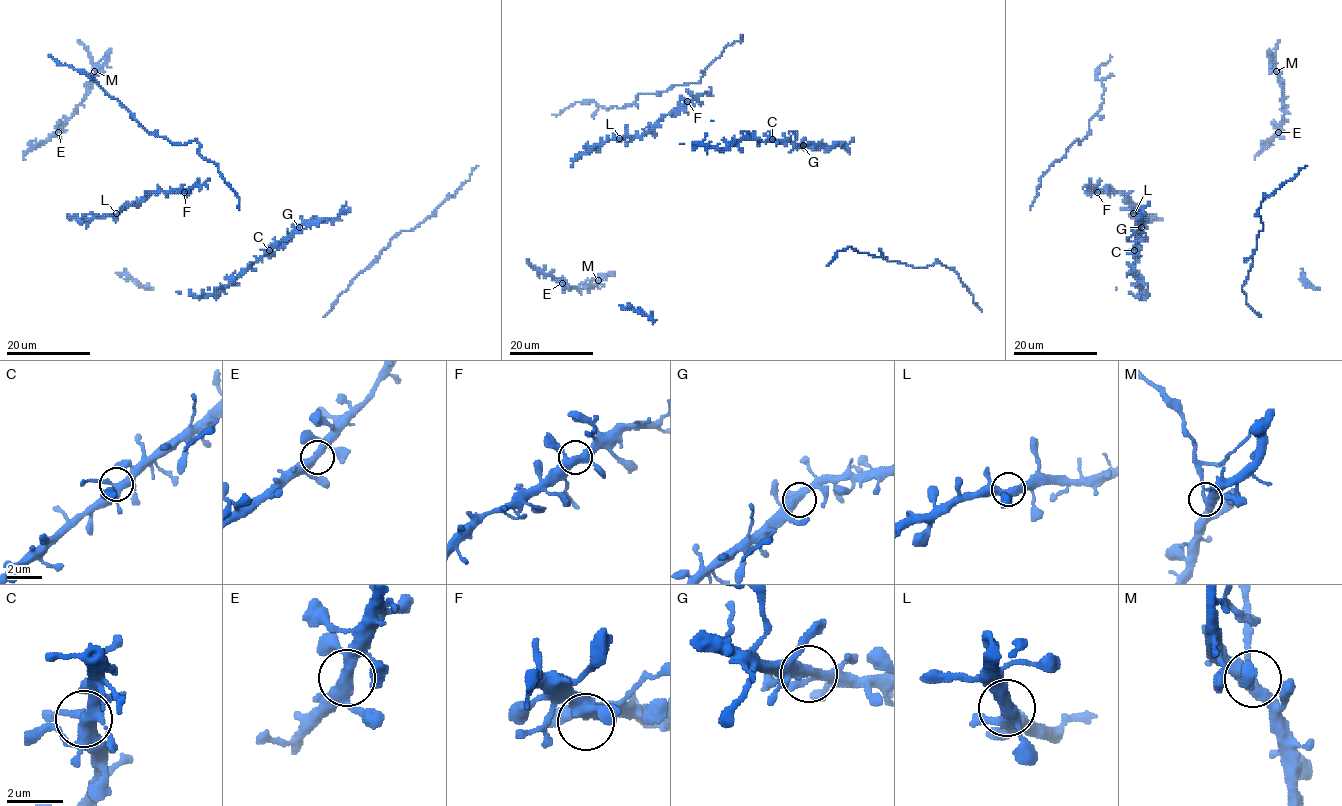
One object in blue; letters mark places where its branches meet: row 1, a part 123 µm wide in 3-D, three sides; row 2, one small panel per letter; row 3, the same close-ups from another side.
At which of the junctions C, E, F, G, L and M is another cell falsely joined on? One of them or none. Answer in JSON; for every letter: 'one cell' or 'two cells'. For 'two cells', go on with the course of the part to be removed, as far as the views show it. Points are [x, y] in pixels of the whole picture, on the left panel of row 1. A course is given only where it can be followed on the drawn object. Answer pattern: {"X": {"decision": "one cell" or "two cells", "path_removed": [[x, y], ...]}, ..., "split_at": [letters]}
{"C": {"decision": "one cell"}, "E": {"decision": "one cell"}, "F": {"decision": "one cell"}, "G": {"decision": "one cell"}, "L": {"decision": "one cell"}, "M": {"decision": "two cells", "path_removed": [[94, 71], [91, 55], [77, 39]]}, "split_at": ["M"]}

